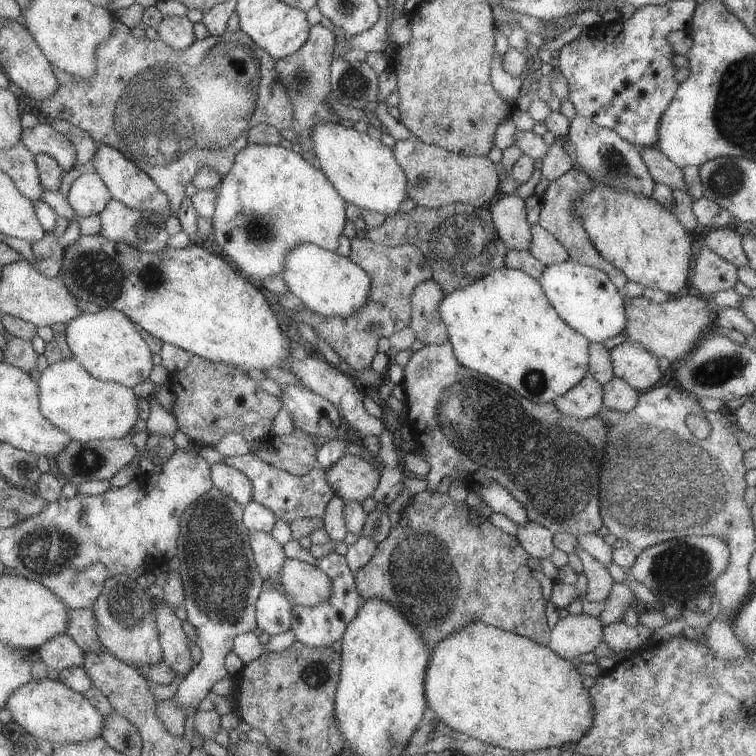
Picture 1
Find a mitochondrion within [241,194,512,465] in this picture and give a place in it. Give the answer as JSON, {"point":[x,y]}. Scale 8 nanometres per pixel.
{"point":[464,248]}

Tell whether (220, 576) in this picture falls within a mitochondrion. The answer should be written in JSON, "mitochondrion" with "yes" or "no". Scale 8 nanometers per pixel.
{"mitochondrion":"yes"}

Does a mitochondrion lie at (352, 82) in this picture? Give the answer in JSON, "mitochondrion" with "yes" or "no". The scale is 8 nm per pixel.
{"mitochondrion":"yes"}

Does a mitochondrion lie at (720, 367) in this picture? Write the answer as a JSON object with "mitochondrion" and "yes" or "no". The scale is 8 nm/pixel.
{"mitochondrion":"yes"}

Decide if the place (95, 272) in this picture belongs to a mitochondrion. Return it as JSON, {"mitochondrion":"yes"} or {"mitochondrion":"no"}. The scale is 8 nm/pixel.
{"mitochondrion":"yes"}

